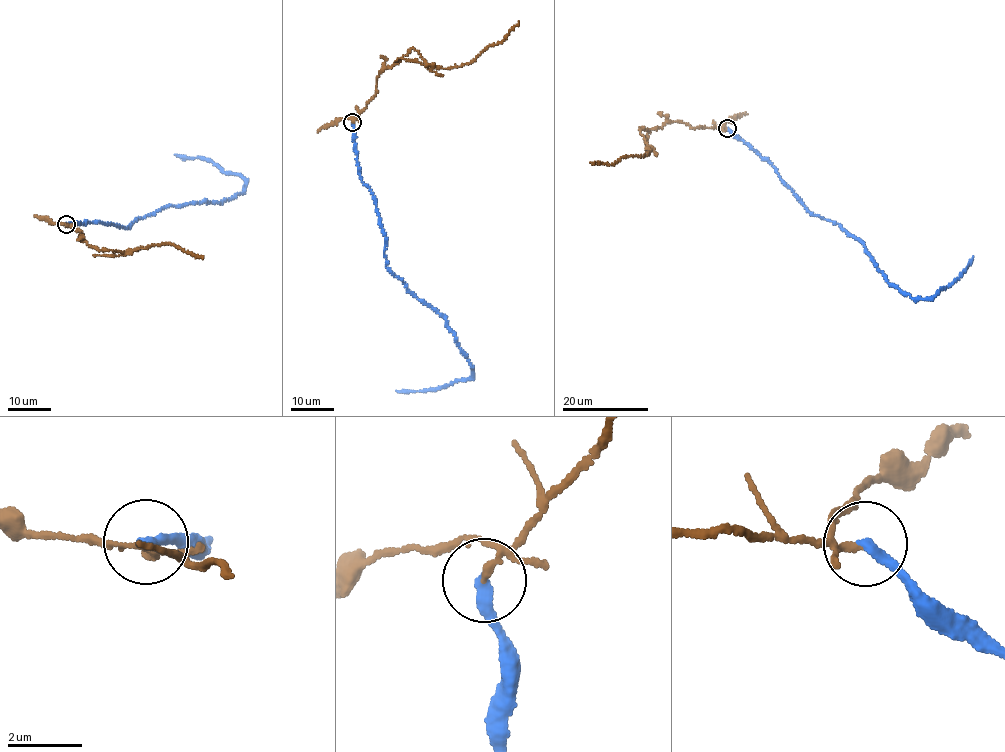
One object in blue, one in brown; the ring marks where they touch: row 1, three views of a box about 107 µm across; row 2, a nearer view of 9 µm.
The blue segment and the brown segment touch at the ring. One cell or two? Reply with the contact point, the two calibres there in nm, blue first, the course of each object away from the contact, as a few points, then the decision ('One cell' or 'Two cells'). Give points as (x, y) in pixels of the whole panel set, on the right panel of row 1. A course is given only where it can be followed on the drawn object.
Place: (727, 128). Thickness 280 nm (blue) against 170 nm. Course of blue: (726, 128), (770, 160), (807, 210), (859, 240), (889, 283), (915, 299), (937, 294), (963, 273), (973, 256). Course of brown: (726, 129), (690, 128), (678, 121), (640, 128), (649, 148), (644, 156), (628, 155), (611, 164), (589, 162). Two cells

